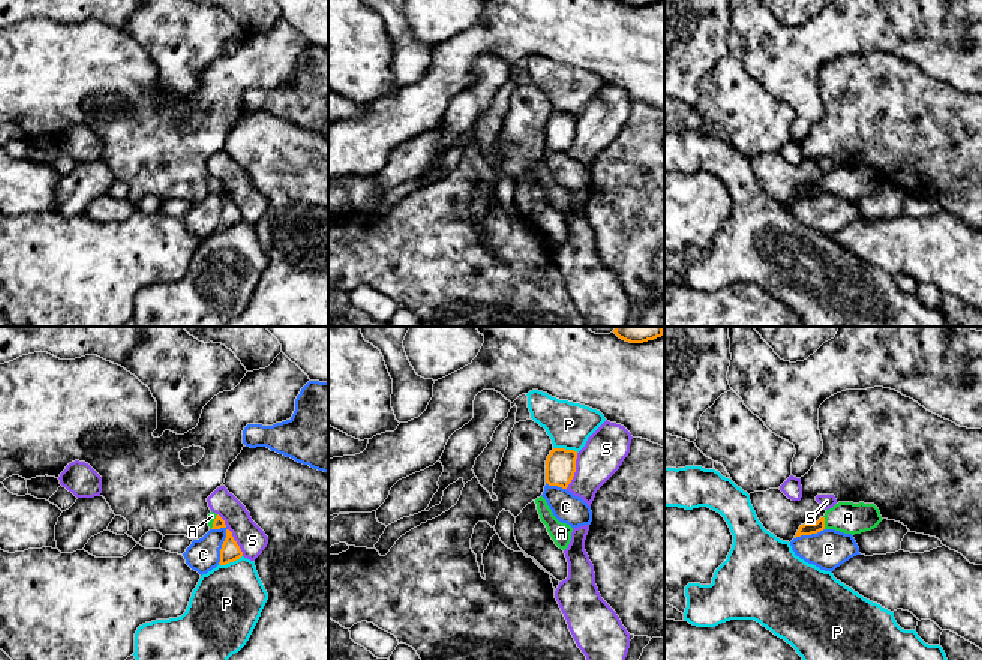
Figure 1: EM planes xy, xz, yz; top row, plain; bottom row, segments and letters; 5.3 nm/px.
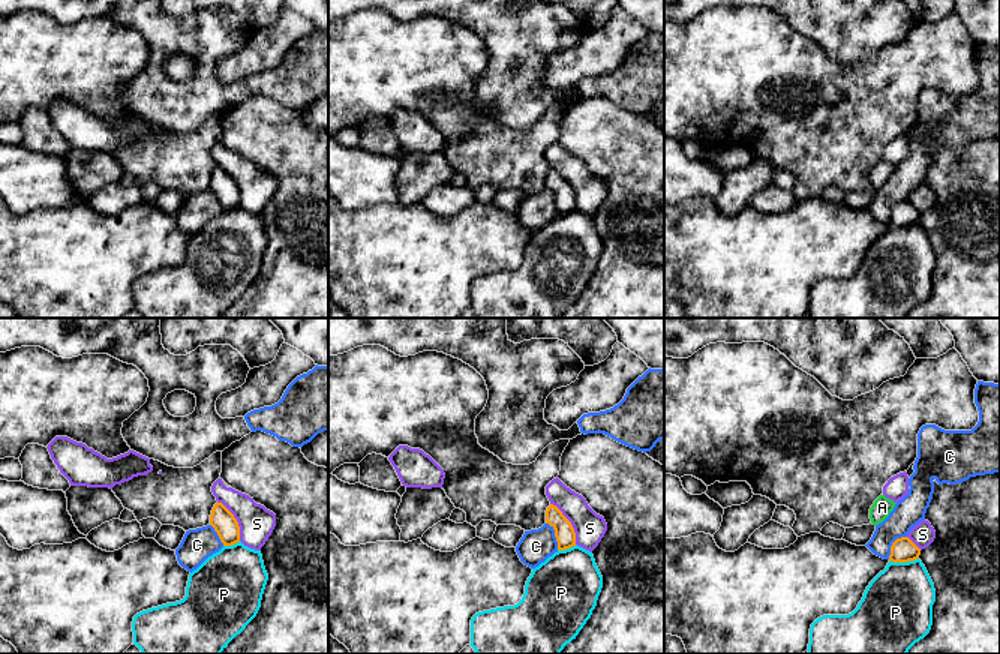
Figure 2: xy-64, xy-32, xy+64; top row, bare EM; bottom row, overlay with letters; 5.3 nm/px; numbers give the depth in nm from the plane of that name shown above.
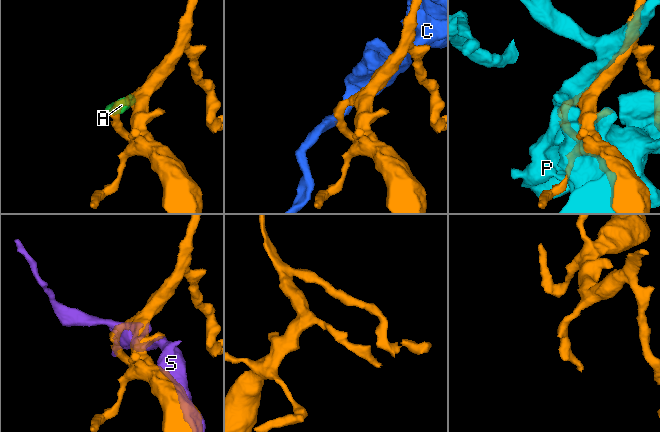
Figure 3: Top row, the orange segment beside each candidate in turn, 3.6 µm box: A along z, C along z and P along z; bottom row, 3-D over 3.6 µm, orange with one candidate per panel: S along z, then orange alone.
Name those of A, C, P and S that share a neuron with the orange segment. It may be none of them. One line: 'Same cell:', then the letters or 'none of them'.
Same cell: A

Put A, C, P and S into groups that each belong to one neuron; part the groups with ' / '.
A / C / P / S

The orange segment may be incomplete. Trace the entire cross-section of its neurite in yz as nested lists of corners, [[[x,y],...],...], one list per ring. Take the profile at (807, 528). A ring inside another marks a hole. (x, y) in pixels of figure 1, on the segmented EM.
[[[838,502],[826,510],[825,516],[816,524],[801,525],[795,538],[817,534],[823,530],[855,536],[877,528],[882,520],[880,512],[874,504]]]

